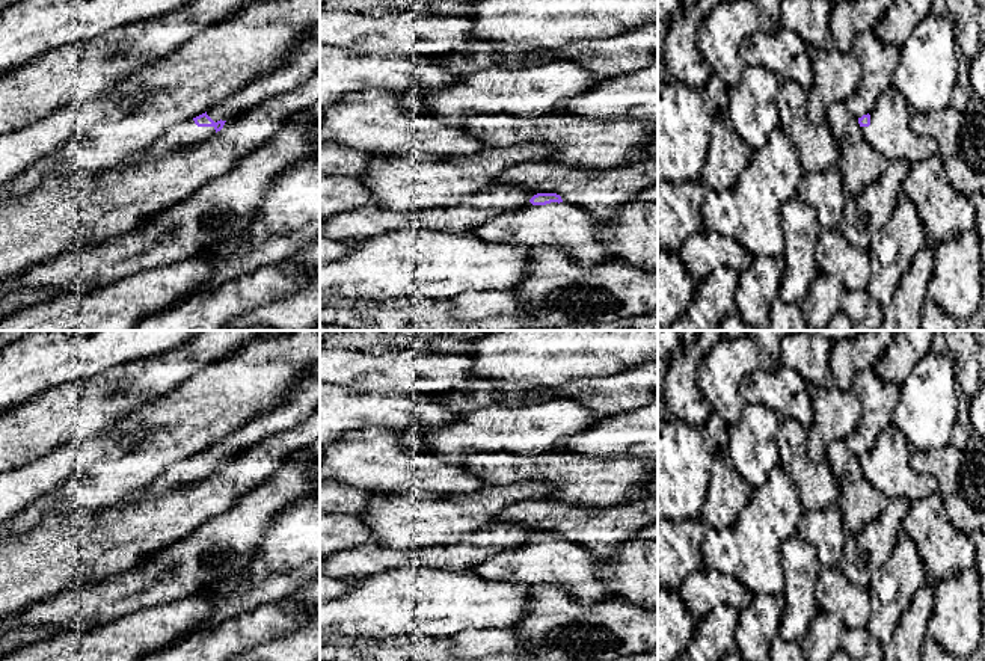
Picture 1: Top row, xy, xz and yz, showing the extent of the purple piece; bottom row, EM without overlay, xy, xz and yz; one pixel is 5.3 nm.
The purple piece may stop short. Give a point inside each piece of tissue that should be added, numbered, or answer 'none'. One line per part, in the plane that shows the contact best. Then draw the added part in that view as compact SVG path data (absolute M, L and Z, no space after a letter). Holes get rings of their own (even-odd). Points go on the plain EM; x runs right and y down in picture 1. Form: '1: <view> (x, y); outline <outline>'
1: xz (563, 563); outline M529 539L472 569L483 580L523 581L528 586L551 583L567 590L584 605L605 602L606 587L597 578L597 569L606 558L567 540L532 543Z

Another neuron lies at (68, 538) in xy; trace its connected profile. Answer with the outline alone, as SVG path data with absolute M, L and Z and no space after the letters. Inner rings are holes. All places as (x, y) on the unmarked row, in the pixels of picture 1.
M320 406L300 424L249 445L225 460L208 478L163 493L136 489L115 506L77 516L68 510L50 512L29 533L0 539L0 622L18 616L36 602L59 595L86 580L119 576L151 554L169 546L202 524L232 509L238 500L278 472L291 456L320 439Z

